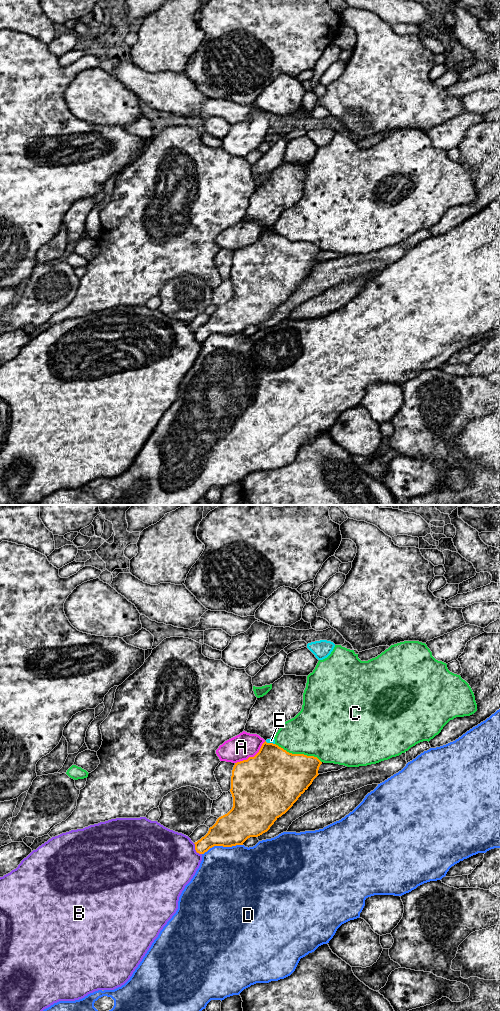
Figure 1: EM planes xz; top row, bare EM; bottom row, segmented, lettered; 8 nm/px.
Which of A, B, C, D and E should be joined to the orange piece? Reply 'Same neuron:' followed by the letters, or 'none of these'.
Same neuron: none of these

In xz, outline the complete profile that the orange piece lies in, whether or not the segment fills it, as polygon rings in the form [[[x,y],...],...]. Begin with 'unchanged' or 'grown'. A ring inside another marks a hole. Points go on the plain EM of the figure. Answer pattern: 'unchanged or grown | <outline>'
unchanged | [[[265,229],[254,245],[235,251],[230,277],[233,295],[217,307],[204,325],[194,331],[196,340],[204,342],[214,334],[243,333],[248,326],[267,320],[312,272],[319,263],[321,252],[317,245],[292,242],[276,232]]]

